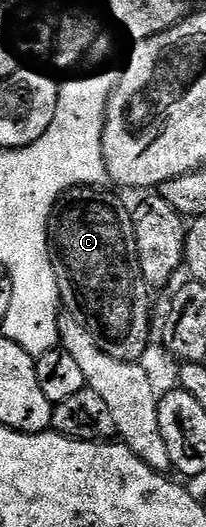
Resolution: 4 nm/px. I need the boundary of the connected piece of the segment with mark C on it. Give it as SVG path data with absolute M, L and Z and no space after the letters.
M77 188L67 190L62 195L60 201L56 203L56 207L52 209L51 216L48 218L48 256L52 260L54 276L58 280L63 309L71 313L79 324L85 326L86 332L93 337L93 343L102 352L114 357L115 360L139 363L143 359L143 354L148 350L148 293L150 293L150 287L144 281L140 265L138 264L136 237L134 236L134 224L132 223L131 213L127 209L124 211L114 199L107 198L106 195L100 193L104 192L96 188Z

